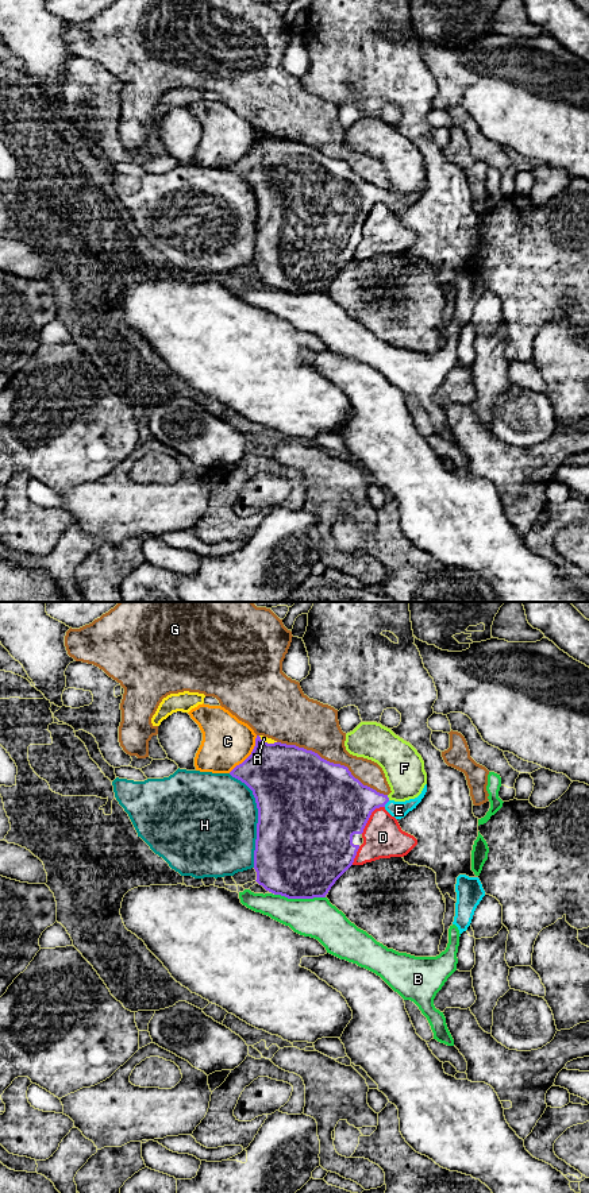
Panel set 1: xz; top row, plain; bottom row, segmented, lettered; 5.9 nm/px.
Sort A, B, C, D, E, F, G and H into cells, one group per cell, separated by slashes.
A / B / C / D / E / F / G / H

